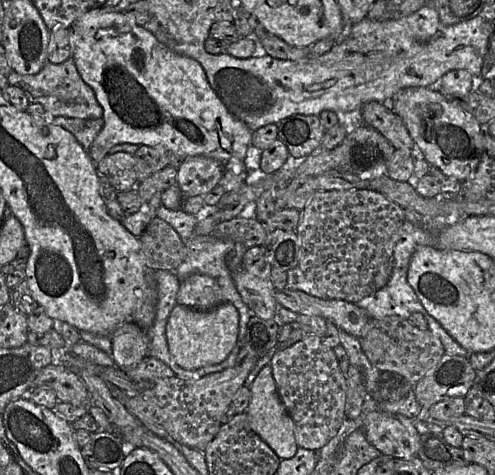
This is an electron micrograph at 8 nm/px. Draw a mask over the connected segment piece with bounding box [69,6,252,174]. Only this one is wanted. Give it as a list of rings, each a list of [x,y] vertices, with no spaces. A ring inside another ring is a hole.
[[[104,6],[92,9],[82,16],[80,16],[76,22],[69,29],[69,41],[71,48],[71,58],[74,60],[78,72],[80,73],[83,80],[92,88],[94,91],[97,101],[103,108],[103,120],[104,125],[90,149],[87,150],[90,158],[95,164],[99,163],[104,157],[109,154],[110,149],[117,144],[136,144],[138,146],[152,146],[162,147],[170,151],[171,153],[178,154],[184,157],[188,156],[207,156],[213,158],[222,164],[224,164],[225,170],[232,170],[235,174],[240,174],[246,171],[244,160],[246,158],[247,150],[251,145],[252,131],[240,120],[233,117],[227,110],[224,103],[218,97],[216,92],[211,87],[206,73],[203,67],[195,59],[179,54],[166,45],[161,43],[149,30],[143,26],[139,26],[133,20],[129,20],[123,12],[113,12],[107,10]],[[219,130],[231,137],[232,145],[229,150],[225,150],[221,147]]]

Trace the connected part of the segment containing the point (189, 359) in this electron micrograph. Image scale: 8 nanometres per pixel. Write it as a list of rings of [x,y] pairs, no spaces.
[[[228,302],[211,310],[196,310],[177,304],[166,324],[169,352],[177,364],[187,370],[222,362],[231,352],[238,337],[239,313]]]

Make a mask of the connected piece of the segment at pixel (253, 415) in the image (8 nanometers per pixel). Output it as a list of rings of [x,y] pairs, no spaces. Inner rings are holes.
[[[270,364],[262,367],[250,386],[250,401],[246,414],[252,429],[280,459],[289,459],[296,454],[298,445],[295,425],[280,400]]]

